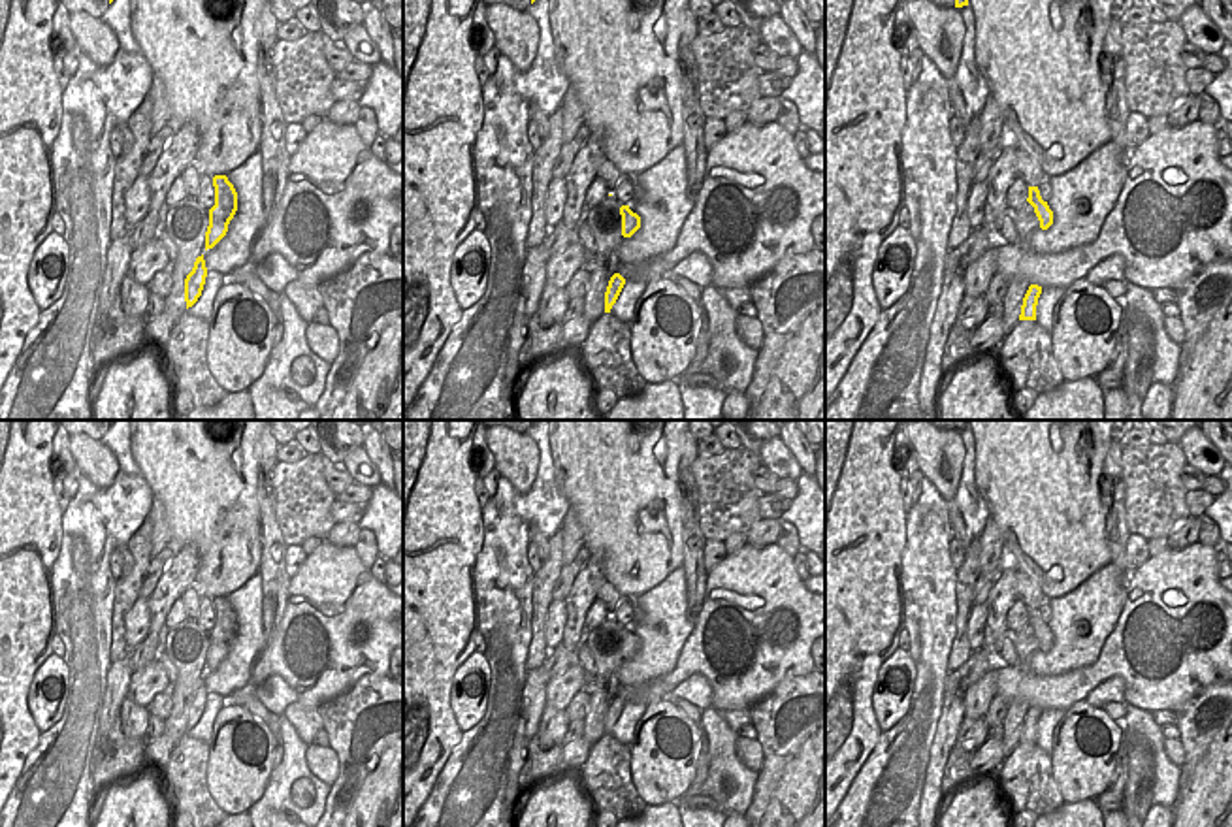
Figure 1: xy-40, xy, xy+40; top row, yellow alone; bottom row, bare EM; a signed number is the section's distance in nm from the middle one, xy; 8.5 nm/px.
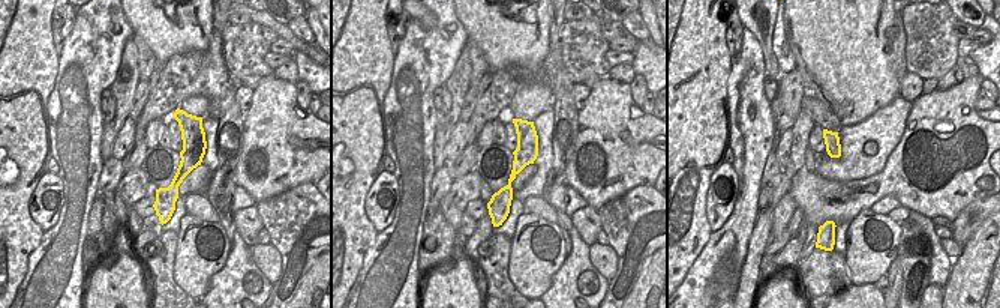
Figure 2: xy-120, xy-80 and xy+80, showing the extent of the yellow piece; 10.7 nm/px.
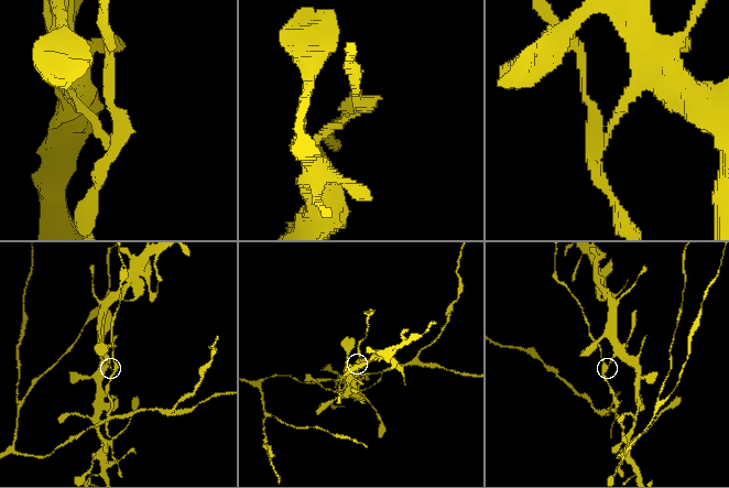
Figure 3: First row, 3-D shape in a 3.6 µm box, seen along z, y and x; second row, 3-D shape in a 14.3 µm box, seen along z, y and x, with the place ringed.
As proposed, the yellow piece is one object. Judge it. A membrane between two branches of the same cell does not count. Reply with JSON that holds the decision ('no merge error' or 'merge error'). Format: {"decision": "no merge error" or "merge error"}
{"decision": "merge error"}

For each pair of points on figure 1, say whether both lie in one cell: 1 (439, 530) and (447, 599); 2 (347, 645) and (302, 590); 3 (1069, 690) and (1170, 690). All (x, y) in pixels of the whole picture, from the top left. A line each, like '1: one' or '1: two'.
1: one
2: one
3: one

